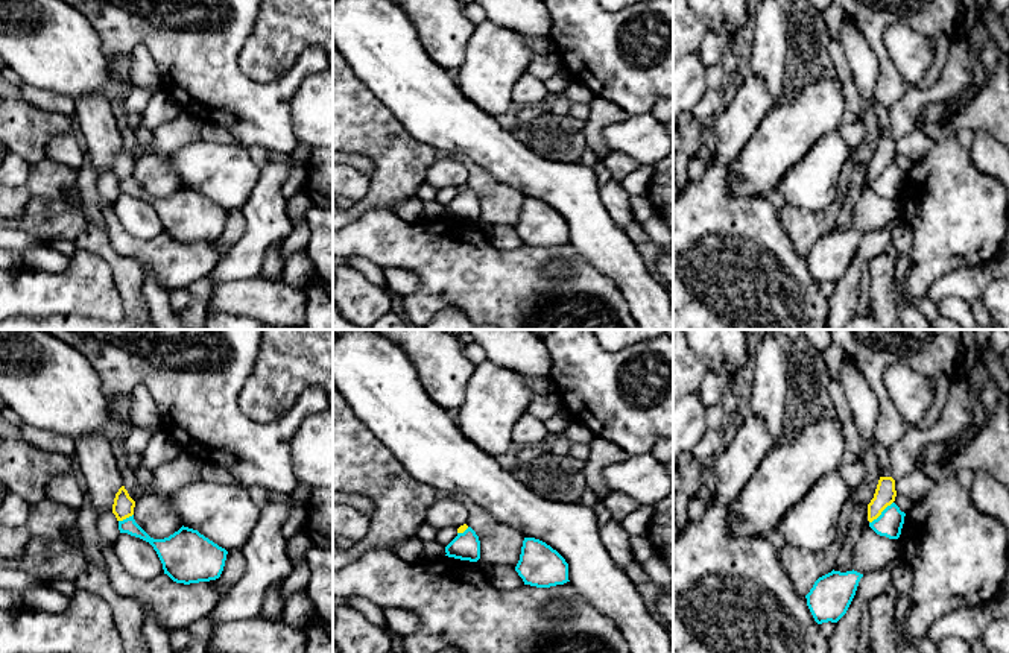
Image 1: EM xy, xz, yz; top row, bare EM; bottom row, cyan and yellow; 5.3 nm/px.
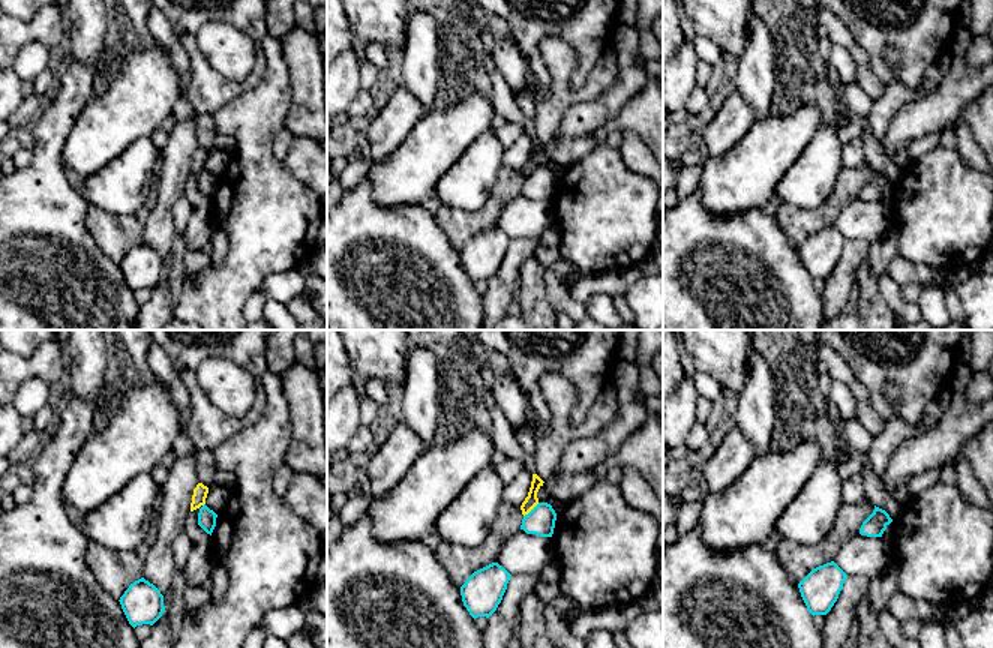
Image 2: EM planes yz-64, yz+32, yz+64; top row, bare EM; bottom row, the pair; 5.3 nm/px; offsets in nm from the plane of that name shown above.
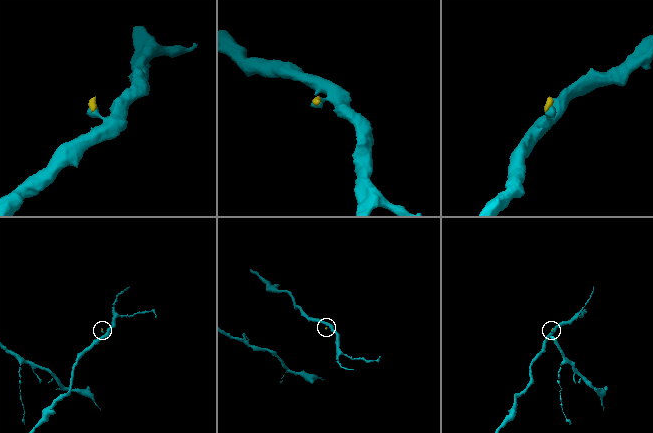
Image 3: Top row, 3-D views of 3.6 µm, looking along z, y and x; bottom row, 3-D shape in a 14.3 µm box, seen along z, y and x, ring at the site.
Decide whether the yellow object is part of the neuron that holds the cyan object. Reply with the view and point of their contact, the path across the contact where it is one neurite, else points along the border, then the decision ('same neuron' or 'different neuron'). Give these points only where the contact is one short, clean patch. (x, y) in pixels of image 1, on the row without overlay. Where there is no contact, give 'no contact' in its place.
contact yz (882, 173); border yz (892, 161), (869, 182); different neuron

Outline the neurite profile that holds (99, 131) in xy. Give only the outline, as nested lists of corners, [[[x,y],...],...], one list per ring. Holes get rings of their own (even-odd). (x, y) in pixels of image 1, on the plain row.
[[[91,93],[74,100],[79,137],[88,164],[97,172],[112,172],[115,153],[123,146],[119,123],[105,94]]]

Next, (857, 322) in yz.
[[[856,314],[849,322],[845,323],[842,330],[883,330],[883,326],[869,314]]]

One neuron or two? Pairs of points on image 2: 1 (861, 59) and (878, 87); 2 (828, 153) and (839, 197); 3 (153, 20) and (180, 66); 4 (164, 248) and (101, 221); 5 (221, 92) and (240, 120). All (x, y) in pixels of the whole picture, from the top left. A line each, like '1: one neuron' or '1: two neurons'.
1: one neuron
2: two neurons
3: one neuron
4: two neurons
5: two neurons

